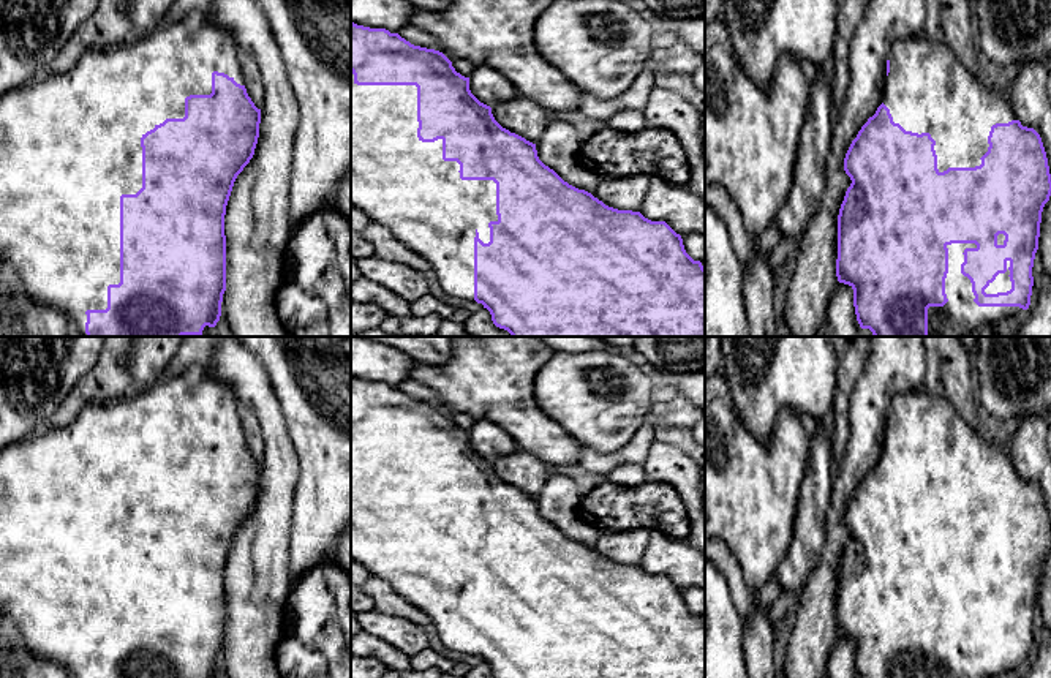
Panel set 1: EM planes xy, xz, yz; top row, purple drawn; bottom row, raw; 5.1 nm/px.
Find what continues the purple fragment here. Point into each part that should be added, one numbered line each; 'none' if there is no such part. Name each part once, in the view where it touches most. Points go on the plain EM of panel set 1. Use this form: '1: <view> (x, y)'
1: xz (400, 536)

